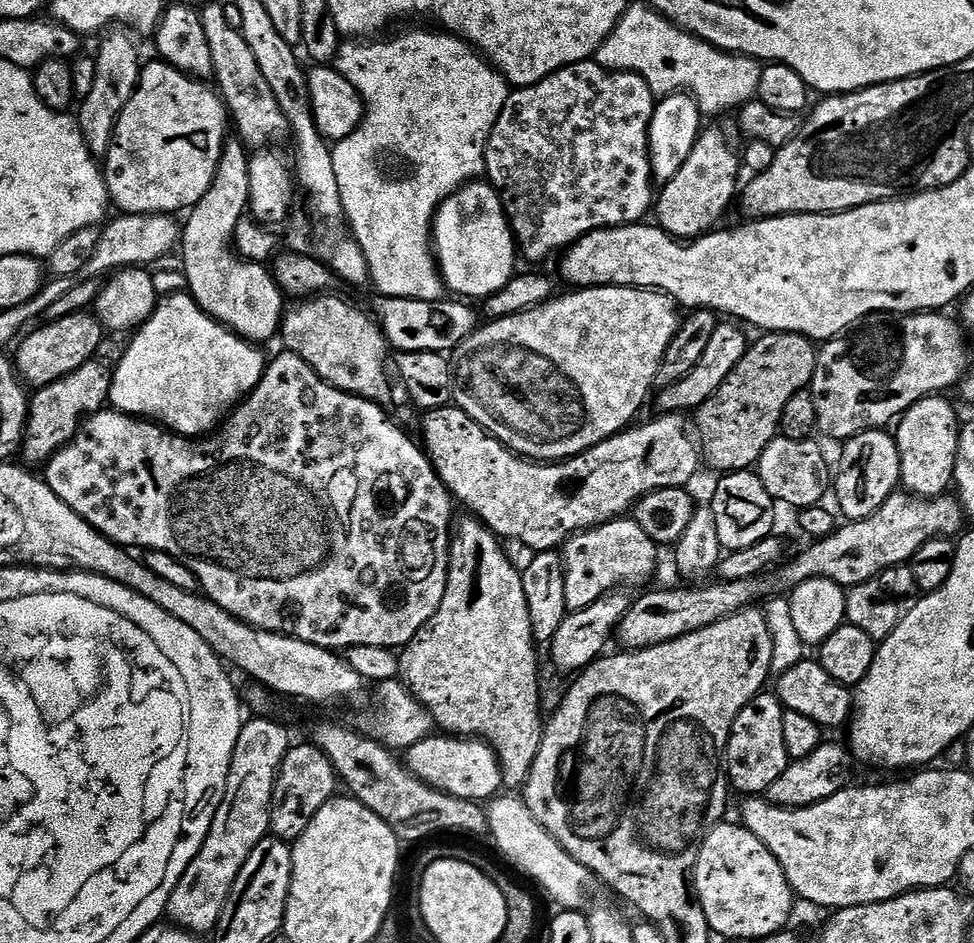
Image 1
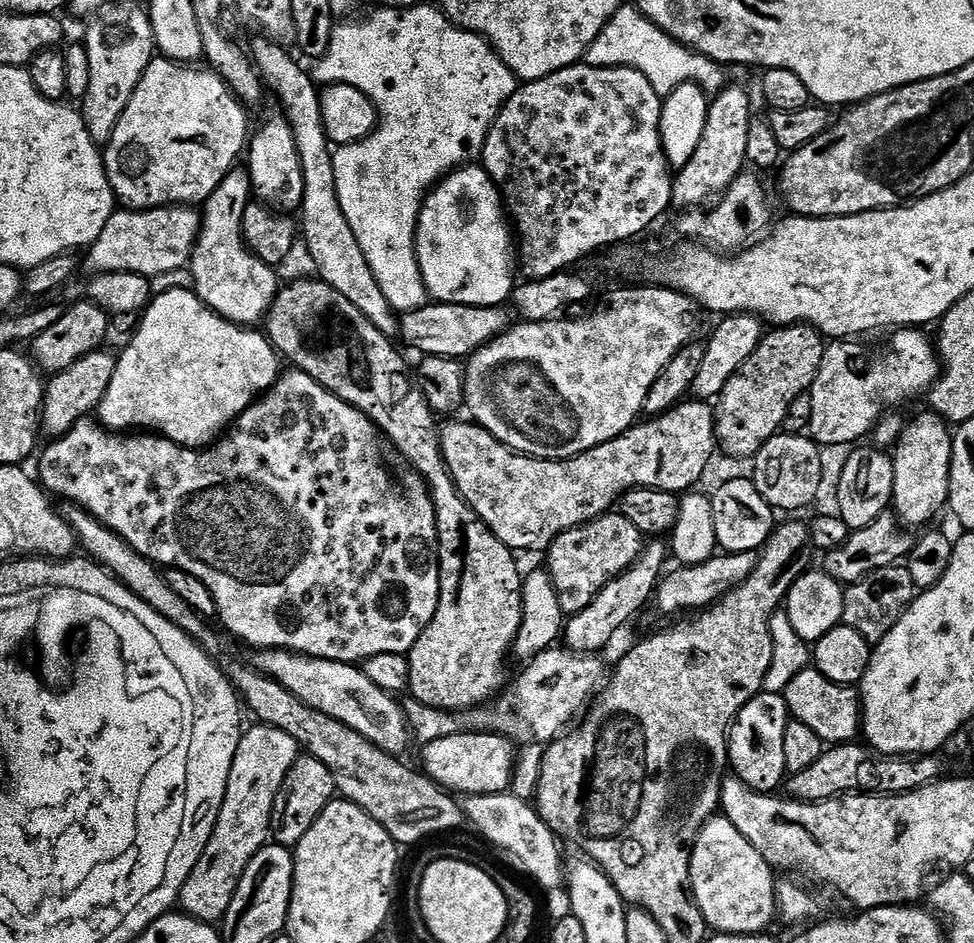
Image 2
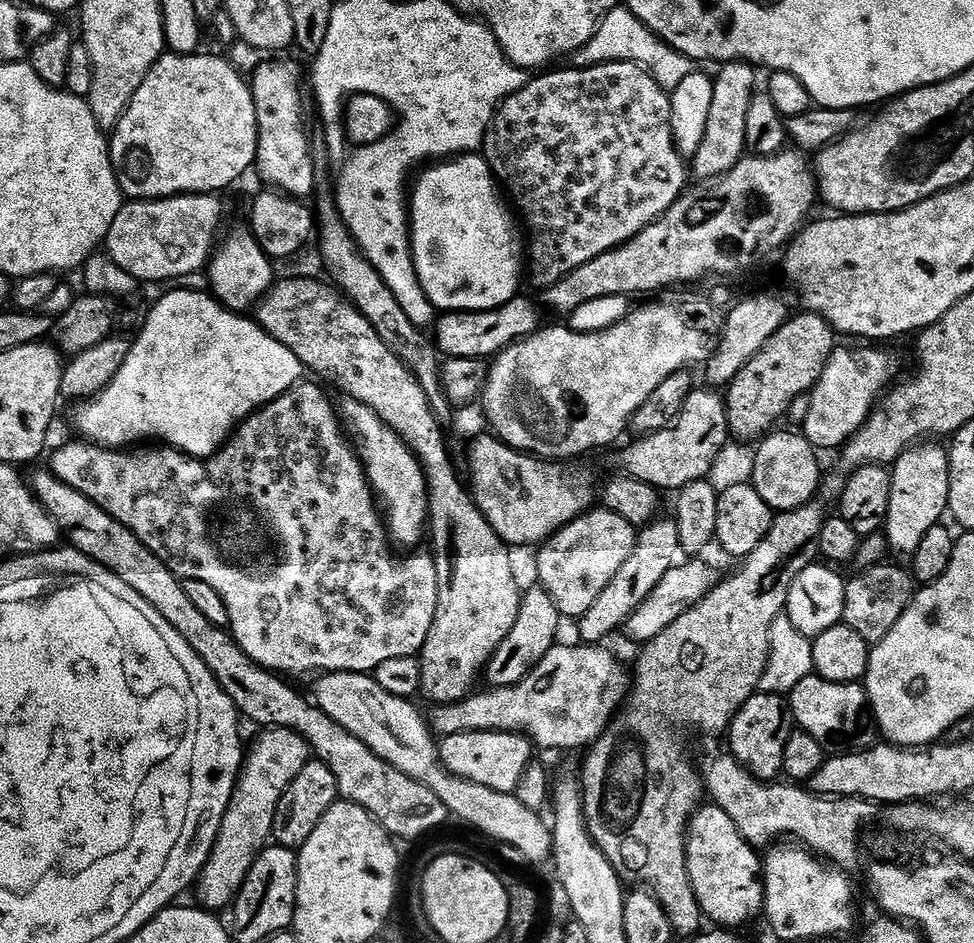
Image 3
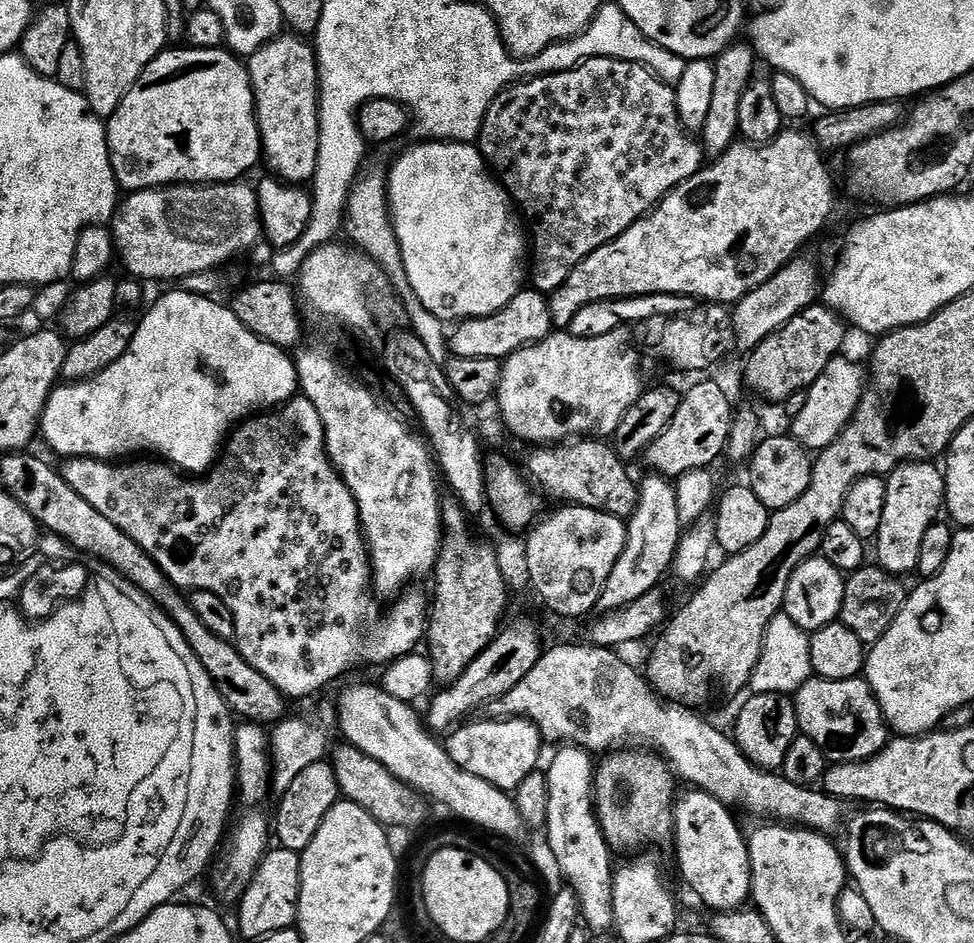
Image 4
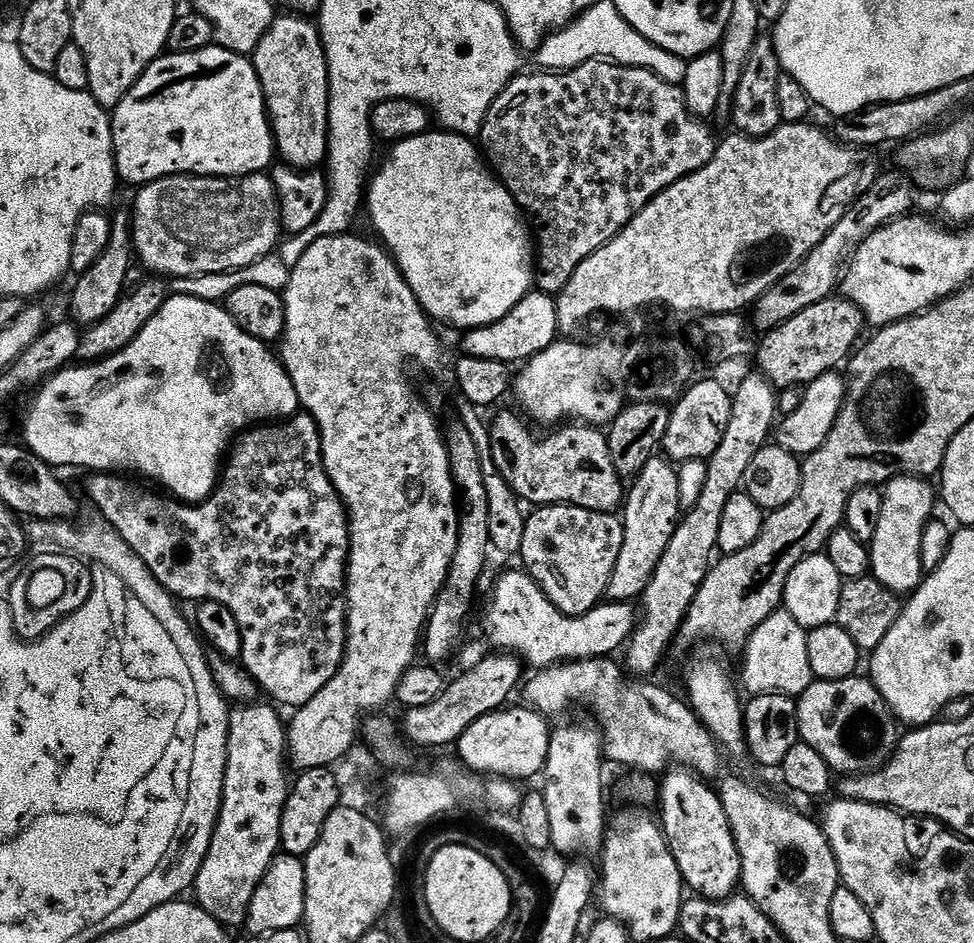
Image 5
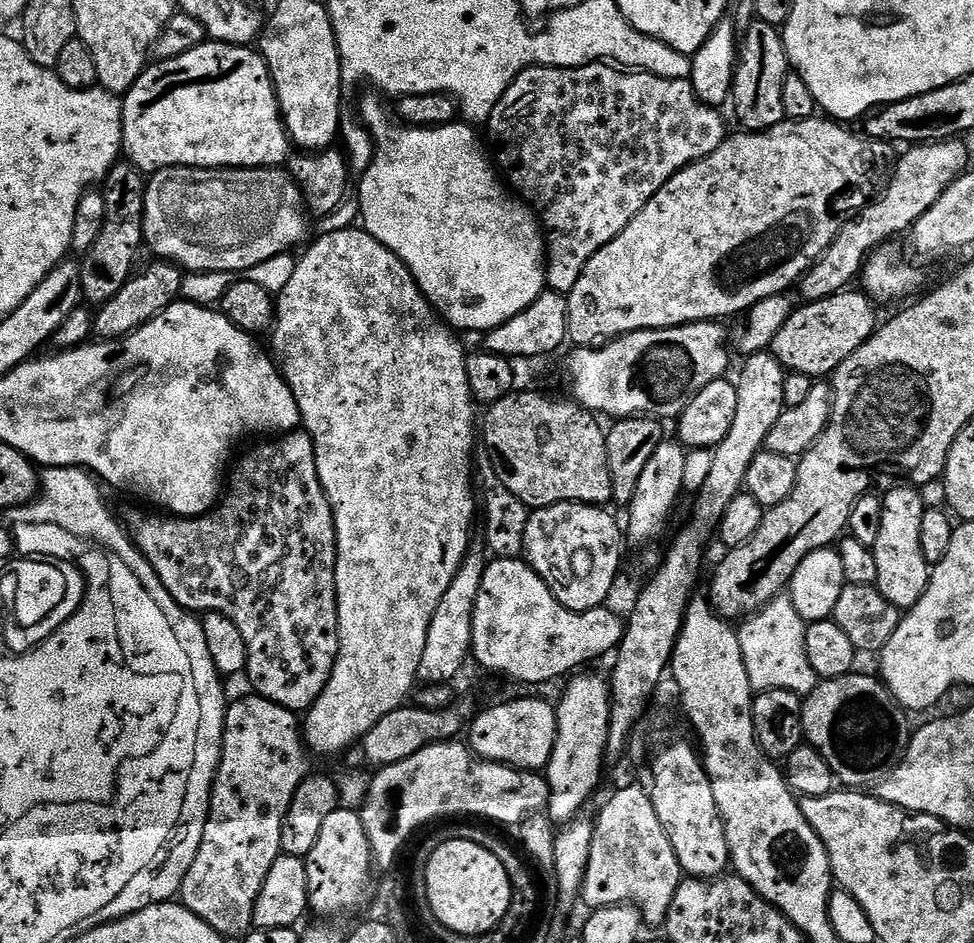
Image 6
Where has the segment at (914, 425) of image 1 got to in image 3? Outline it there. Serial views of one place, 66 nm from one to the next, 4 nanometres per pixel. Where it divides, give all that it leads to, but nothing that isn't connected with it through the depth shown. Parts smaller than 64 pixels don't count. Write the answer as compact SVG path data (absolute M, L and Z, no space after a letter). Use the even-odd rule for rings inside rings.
M921 442L905 448L904 453L891 465L890 502L888 519L884 521L883 535L889 549L894 553L911 554L918 550L918 542L934 525L941 523L948 512L948 491L950 474L948 473L948 448L939 448L936 442Z

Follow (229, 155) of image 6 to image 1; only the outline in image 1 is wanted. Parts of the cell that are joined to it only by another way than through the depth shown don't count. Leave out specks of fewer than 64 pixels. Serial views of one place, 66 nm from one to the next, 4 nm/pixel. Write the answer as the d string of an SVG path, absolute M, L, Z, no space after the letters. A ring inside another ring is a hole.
M145 63L141 67L135 81L136 89L130 92L126 106L116 120L112 145L102 164L111 203L115 207L117 204L121 213L130 216L180 214L180 211L195 208L214 182L222 150L230 136L228 110L215 87L192 79L171 64L155 63Z

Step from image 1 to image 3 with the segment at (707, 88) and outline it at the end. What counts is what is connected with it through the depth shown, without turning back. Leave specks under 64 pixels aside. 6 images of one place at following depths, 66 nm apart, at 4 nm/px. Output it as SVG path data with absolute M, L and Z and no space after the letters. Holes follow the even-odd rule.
M627 6L611 8L609 12L605 12L604 19L590 38L590 42L574 53L574 64L577 68L614 62L638 64L641 68L649 69L654 79L665 90L676 88L678 82L682 82L682 78L686 78L686 74L694 70L693 61L678 50L674 50L665 40L659 40Z

